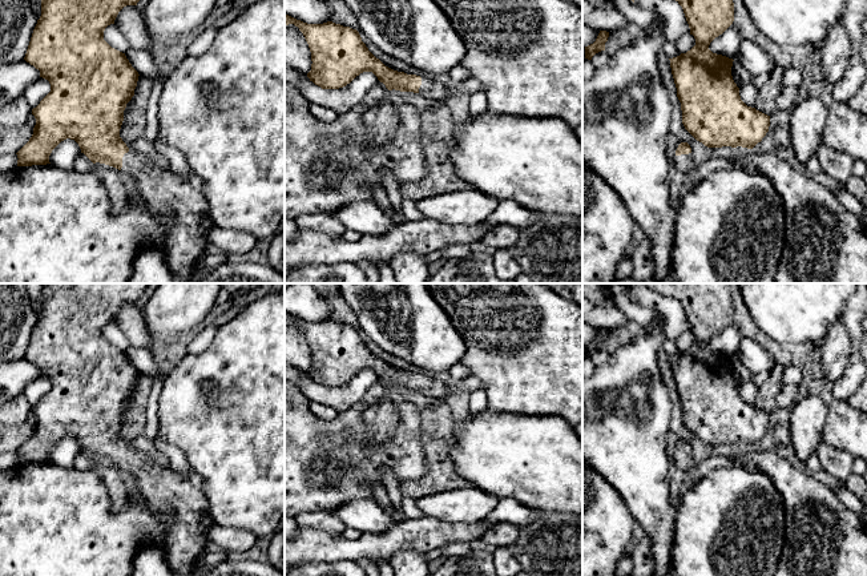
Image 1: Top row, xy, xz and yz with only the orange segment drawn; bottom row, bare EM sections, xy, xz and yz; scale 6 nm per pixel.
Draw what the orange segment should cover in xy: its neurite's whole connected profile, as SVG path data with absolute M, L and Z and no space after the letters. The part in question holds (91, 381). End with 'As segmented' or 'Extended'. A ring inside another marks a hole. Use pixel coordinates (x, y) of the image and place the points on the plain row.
M43 283L41 314L33 327L24 358L40 368L40 375L51 382L51 390L32 407L36 416L33 432L16 451L17 464L47 463L52 448L64 438L74 438L81 451L93 462L113 464L133 474L137 480L137 494L144 502L160 512L166 521L166 561L173 576L190 576L194 567L202 561L209 529L201 523L201 515L209 509L203 492L195 488L168 463L148 458L130 448L120 435L126 402L134 394L138 370L132 364L125 351L112 346L104 338L104 329L114 322L118 310L126 303L137 303L148 283Z. Extended

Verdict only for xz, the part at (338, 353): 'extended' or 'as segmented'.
extended

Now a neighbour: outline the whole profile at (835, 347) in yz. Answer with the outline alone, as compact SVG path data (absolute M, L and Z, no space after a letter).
M840 317L828 330L822 342L820 363L824 379L828 383L836 382L844 372L851 351L851 341L844 321Z

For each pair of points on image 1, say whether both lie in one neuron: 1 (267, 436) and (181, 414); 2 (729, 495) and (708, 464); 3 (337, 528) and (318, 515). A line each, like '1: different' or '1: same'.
1: same
2: different
3: same

